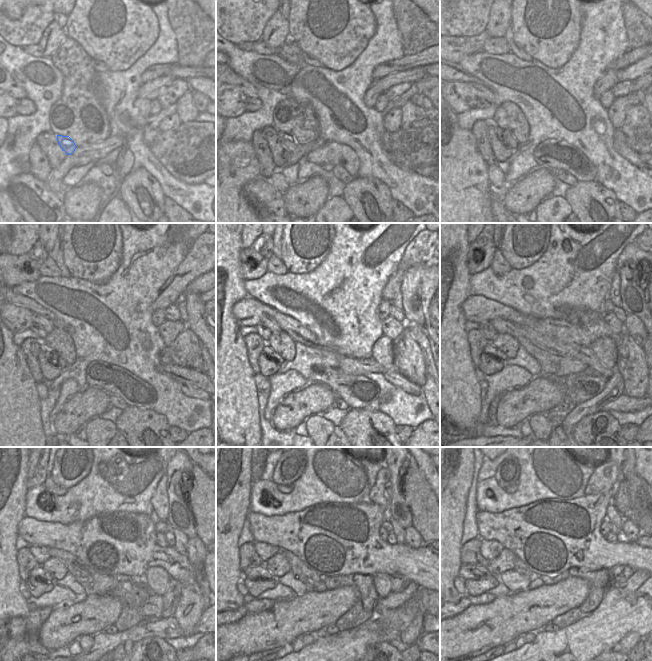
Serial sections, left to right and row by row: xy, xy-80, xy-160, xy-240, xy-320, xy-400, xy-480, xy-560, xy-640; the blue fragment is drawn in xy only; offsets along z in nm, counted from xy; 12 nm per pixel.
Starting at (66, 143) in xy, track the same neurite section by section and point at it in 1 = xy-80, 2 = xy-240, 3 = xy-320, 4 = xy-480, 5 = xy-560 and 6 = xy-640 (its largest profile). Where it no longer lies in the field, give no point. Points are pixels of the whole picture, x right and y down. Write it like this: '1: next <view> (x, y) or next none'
1: next xy-80 (288, 141)
2: next xy-240 (52, 356)
3: next xy-320 (267, 350)
4: next xy-480 (38, 572)
5: next xy-560 (257, 572)
6: next xy-640 (467, 571)

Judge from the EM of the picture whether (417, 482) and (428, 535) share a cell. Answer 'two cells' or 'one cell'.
one cell

